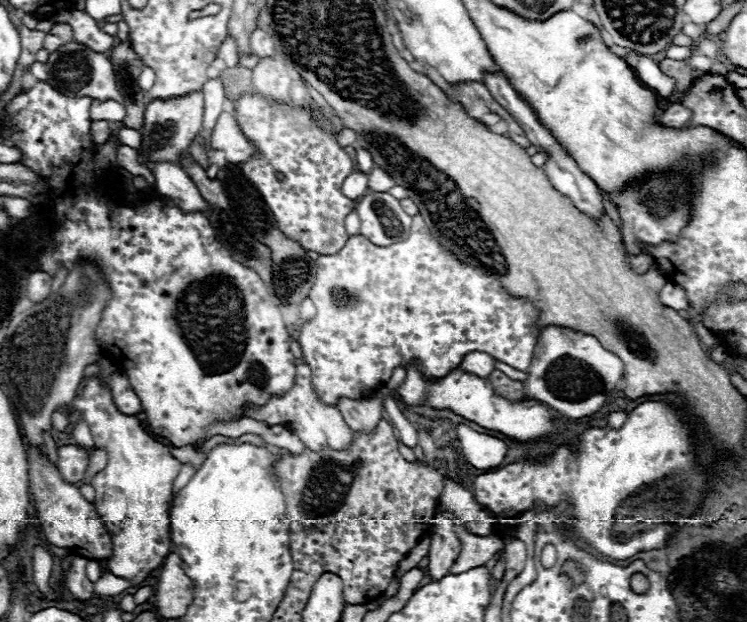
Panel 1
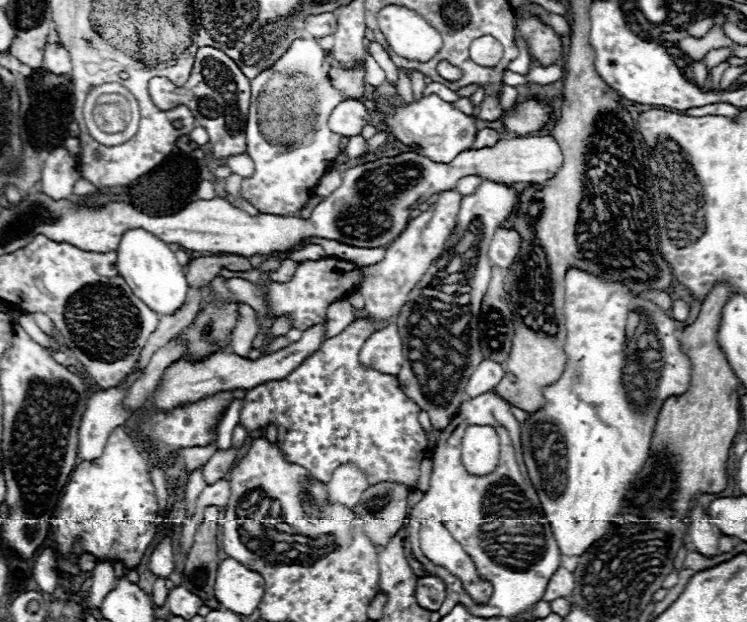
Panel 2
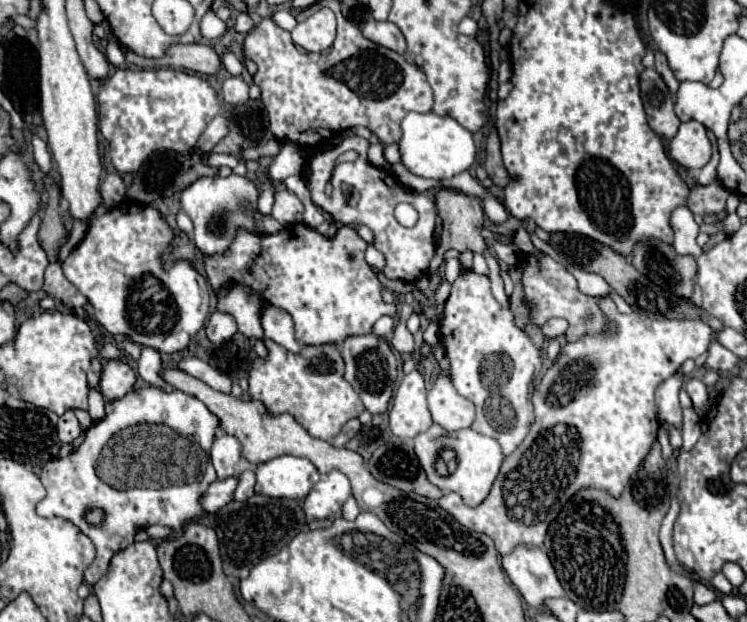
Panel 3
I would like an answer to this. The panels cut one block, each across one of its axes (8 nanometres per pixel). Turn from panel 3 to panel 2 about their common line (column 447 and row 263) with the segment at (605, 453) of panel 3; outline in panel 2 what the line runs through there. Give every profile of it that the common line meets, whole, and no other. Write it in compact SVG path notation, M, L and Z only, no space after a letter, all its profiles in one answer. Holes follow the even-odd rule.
M496 228L490 248L488 248L488 258L492 264L500 266L502 270L508 270L508 266L514 262L520 246L520 236L514 230L508 228Z

